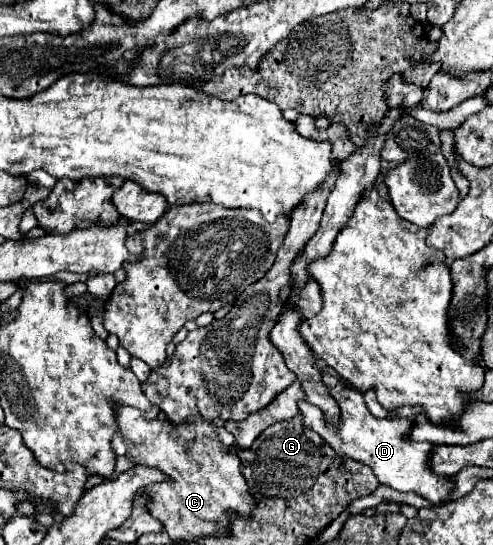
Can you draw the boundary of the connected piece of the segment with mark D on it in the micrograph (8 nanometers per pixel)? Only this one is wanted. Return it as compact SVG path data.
M323 372L323 378L331 390L331 396L339 402L341 420L337 428L327 426L319 408L303 400L299 402L299 412L305 416L307 428L315 430L339 456L347 456L367 464L381 484L387 484L399 492L415 492L425 500L429 500L431 504L443 504L449 500L455 482L449 476L441 476L431 470L431 452L435 446L431 442L409 440L409 432L413 430L415 420L399 418L399 416L389 416L385 420L379 420L367 410L363 394L357 388L353 388L343 378L329 372Z

